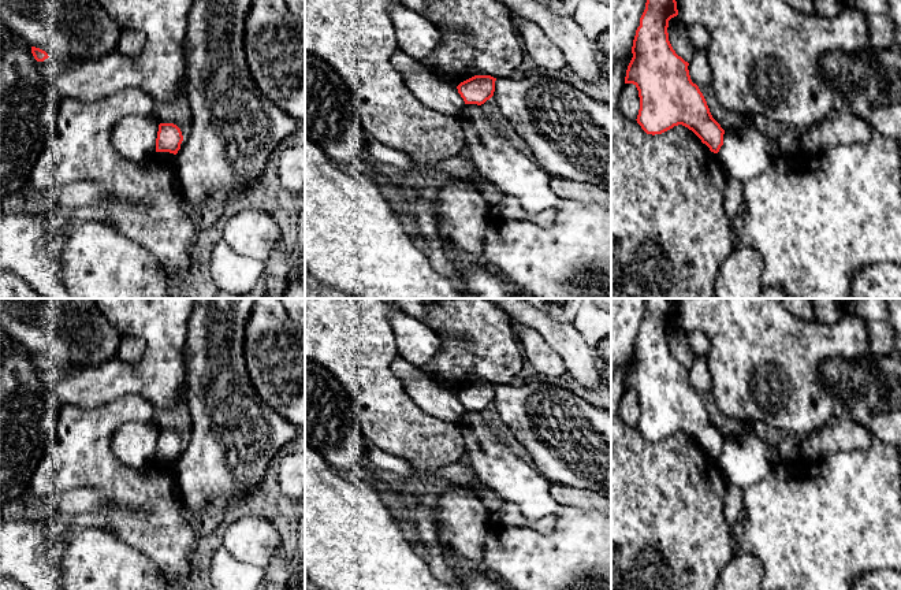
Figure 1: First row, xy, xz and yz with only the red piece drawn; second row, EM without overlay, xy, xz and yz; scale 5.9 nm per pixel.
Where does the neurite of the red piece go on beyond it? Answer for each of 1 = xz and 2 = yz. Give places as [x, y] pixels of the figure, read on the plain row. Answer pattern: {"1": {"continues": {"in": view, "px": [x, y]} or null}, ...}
{"1": {"continues": null}, "2": {"continues": null}}

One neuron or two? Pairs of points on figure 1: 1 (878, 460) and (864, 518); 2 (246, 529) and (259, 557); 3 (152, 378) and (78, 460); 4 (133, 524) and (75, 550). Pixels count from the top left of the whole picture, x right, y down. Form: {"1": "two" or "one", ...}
{"1": "one", "2": "one", "3": "two", "4": "two"}

